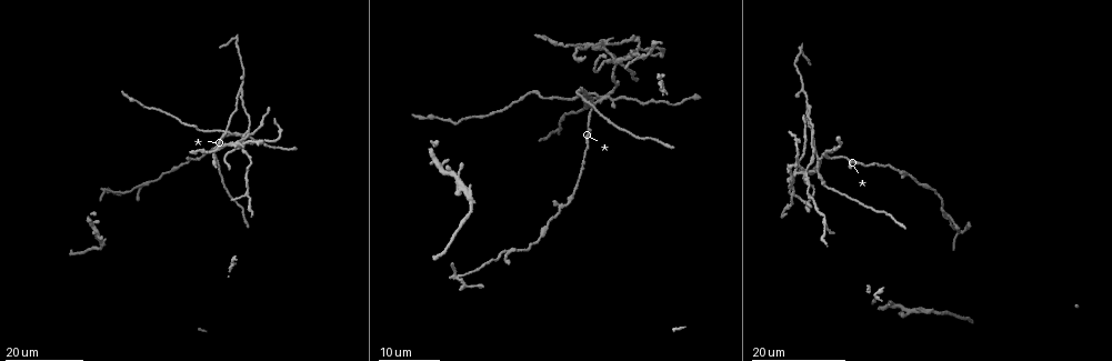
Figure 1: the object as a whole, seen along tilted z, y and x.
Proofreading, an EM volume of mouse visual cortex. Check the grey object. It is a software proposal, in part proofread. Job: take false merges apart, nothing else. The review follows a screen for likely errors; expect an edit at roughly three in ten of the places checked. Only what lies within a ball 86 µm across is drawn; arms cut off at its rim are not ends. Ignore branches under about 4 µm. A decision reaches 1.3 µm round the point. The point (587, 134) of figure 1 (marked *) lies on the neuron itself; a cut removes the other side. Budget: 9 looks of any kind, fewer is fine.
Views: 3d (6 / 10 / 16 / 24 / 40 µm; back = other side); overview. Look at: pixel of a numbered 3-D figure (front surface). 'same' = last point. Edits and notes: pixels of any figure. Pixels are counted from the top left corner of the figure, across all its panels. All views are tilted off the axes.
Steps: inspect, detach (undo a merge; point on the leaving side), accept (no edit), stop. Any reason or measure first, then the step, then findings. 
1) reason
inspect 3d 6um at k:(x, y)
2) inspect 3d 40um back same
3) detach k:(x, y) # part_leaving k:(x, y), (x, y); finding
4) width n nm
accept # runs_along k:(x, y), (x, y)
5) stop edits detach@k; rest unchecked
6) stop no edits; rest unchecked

four or more arms meet
inspect 3d 24um at 1:(104, 190)

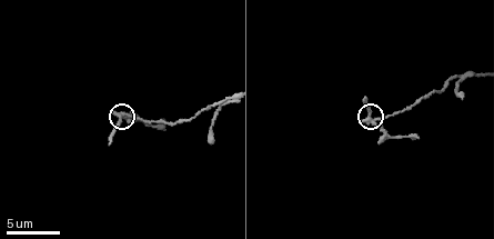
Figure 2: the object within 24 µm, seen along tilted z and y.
inspect 3d 6um at 2:(124, 116)

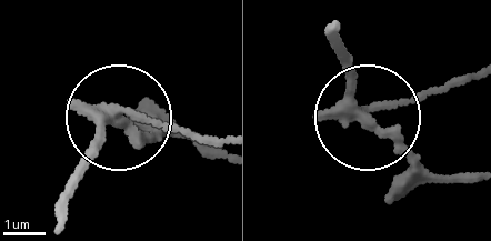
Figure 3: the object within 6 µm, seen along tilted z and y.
width 250 nm
detach 3:(141, 136) # part_leaving 3:(348, 112), (424, 167), (466, 178); a second neuron is stuck on

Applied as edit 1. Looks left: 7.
four-way junction
inspect 3d 16um at 1:(223, 133)

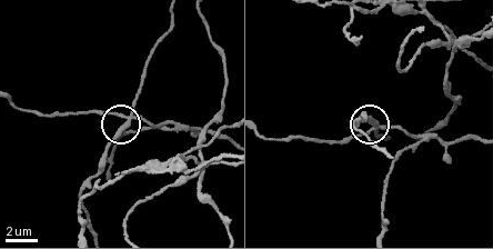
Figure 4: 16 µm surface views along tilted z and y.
zoom in
inspect 3d 6um at 4:(375, 125)

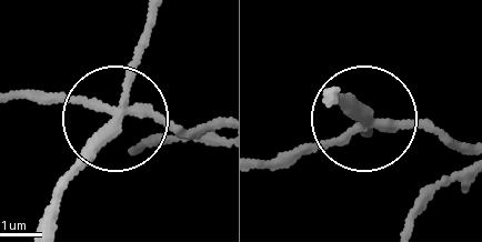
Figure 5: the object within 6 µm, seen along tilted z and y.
arms 4
detach 5:(90, 155) # part_leaving 5:(119, 109), (149, 18); two neurons meet here

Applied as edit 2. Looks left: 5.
redraw
inspect overview

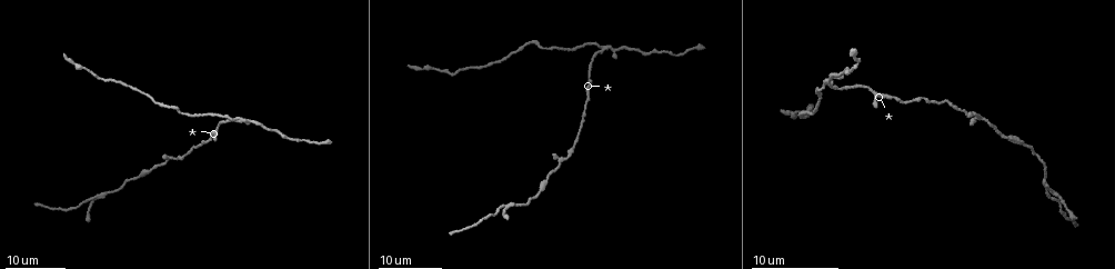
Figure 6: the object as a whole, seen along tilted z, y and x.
three-way junction
inspect 3d 24um at 6:(561, 159)

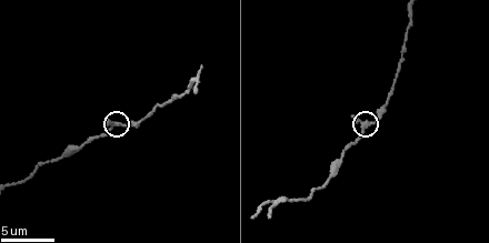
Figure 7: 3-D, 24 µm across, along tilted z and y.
inspect 3d 10um at 7:(366, 127)

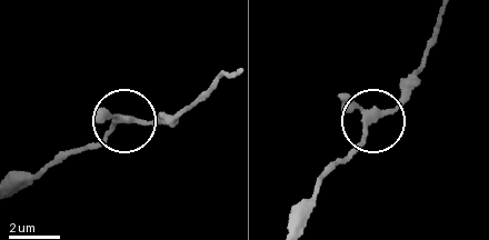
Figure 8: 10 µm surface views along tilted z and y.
accept # continuous, no second neuron

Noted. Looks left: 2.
inspect 3d 16um at 7:(66, 155)

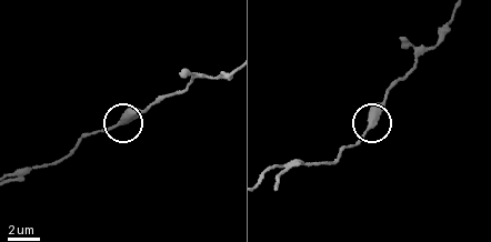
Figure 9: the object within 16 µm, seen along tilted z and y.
accept # runs_along 9:(453, 18), (388, 91), (369, 131), (343, 149); continuous, no second neuron

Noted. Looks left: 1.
stop edits detach@3, detach@5; rest unchecked

